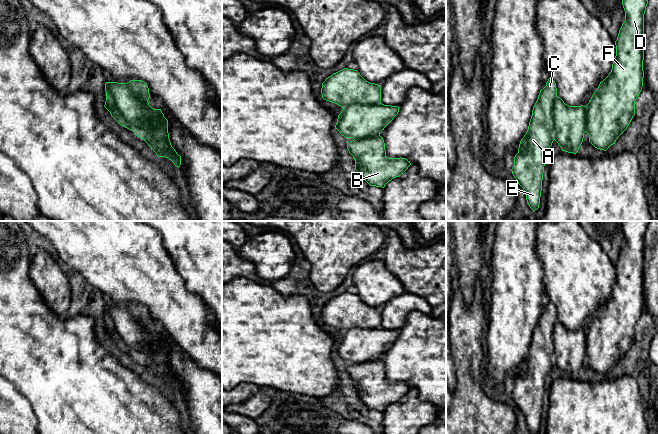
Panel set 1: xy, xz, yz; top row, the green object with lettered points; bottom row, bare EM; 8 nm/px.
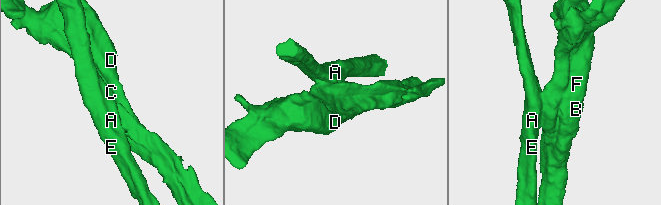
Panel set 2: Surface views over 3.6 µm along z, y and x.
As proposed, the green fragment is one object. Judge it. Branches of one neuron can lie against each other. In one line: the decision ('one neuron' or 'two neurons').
two neurons

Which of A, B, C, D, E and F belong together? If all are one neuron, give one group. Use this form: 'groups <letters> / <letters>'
groups A C E / B D F

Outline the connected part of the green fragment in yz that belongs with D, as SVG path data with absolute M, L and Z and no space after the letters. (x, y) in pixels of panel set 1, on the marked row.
M622 0L625 11L625 21L622 24L616 45L616 56L609 75L600 82L597 90L592 95L586 106L569 106L560 97L556 97L553 105L554 116L554 140L561 147L562 151L576 154L583 142L584 133L589 135L589 142L597 149L606 151L615 144L618 137L627 129L635 115L635 101L643 87L643 60L644 60L644 14L648 0Z

